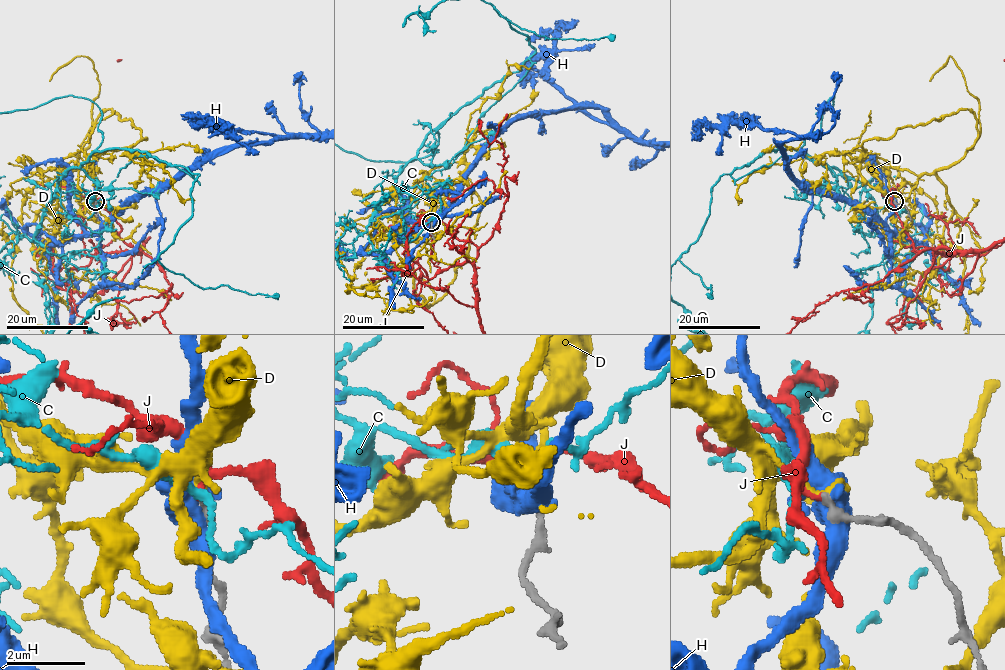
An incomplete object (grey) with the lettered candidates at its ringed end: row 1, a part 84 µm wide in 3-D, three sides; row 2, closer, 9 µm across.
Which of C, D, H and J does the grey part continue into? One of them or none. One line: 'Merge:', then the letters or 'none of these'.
Merge: none of these

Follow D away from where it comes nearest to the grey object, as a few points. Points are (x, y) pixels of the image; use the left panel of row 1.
D: (96, 200), (89, 167), (67, 156), (44, 215), (54, 253), (77, 277), (171, 300)

